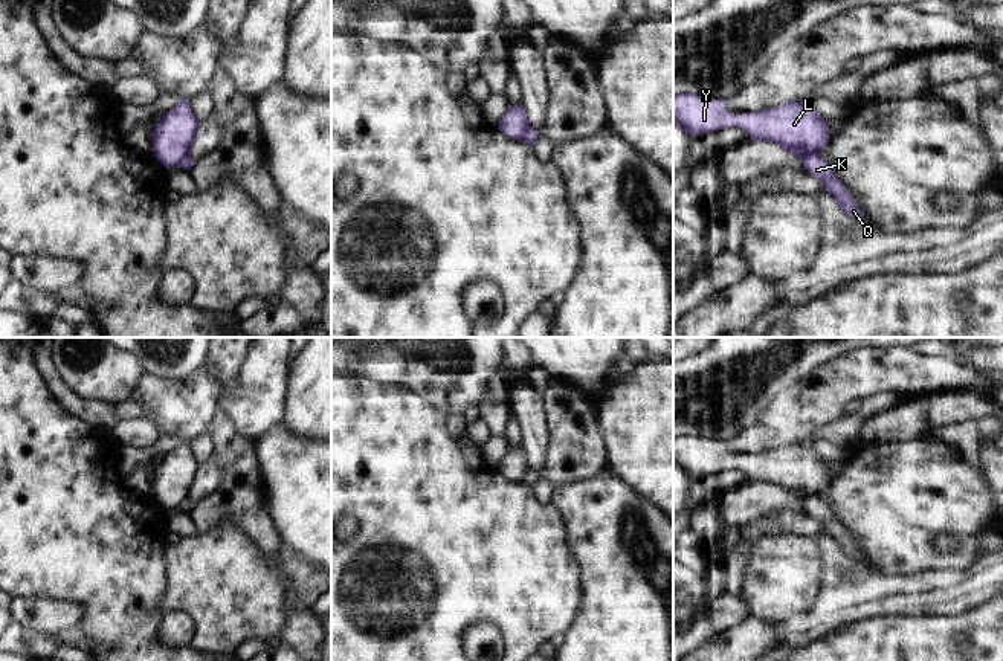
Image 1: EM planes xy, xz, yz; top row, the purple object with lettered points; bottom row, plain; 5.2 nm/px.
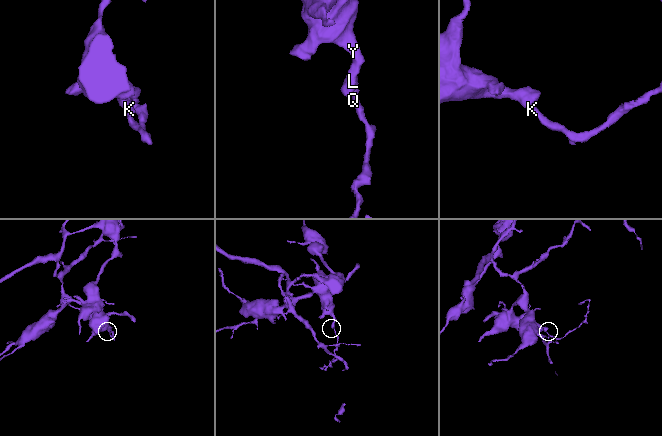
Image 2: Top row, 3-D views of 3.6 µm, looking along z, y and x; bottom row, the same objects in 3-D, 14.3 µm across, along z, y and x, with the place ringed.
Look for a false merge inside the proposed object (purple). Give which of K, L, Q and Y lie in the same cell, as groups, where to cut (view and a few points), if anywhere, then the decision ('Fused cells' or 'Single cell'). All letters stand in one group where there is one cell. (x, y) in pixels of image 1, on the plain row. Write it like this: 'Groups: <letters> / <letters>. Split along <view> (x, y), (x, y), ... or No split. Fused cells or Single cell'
Groups: K Q / L Y. Split along yz (820, 495), (811, 495), (802, 501). Fused cells.

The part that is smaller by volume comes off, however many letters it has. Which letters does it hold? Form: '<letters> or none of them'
K, Q

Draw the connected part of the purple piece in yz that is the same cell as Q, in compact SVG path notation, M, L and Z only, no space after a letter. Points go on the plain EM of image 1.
M809 496L803 501L803 510L817 521L824 531L832 536L841 551L856 563L864 562L864 554L856 547L852 536L846 531L843 524L834 516L830 508L823 502L821 496Z

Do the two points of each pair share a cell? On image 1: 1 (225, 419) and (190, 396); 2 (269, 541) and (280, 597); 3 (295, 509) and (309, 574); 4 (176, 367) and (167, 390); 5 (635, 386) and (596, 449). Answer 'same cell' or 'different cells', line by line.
1: different cells
2: different cells
3: different cells
4: different cells
5: different cells

